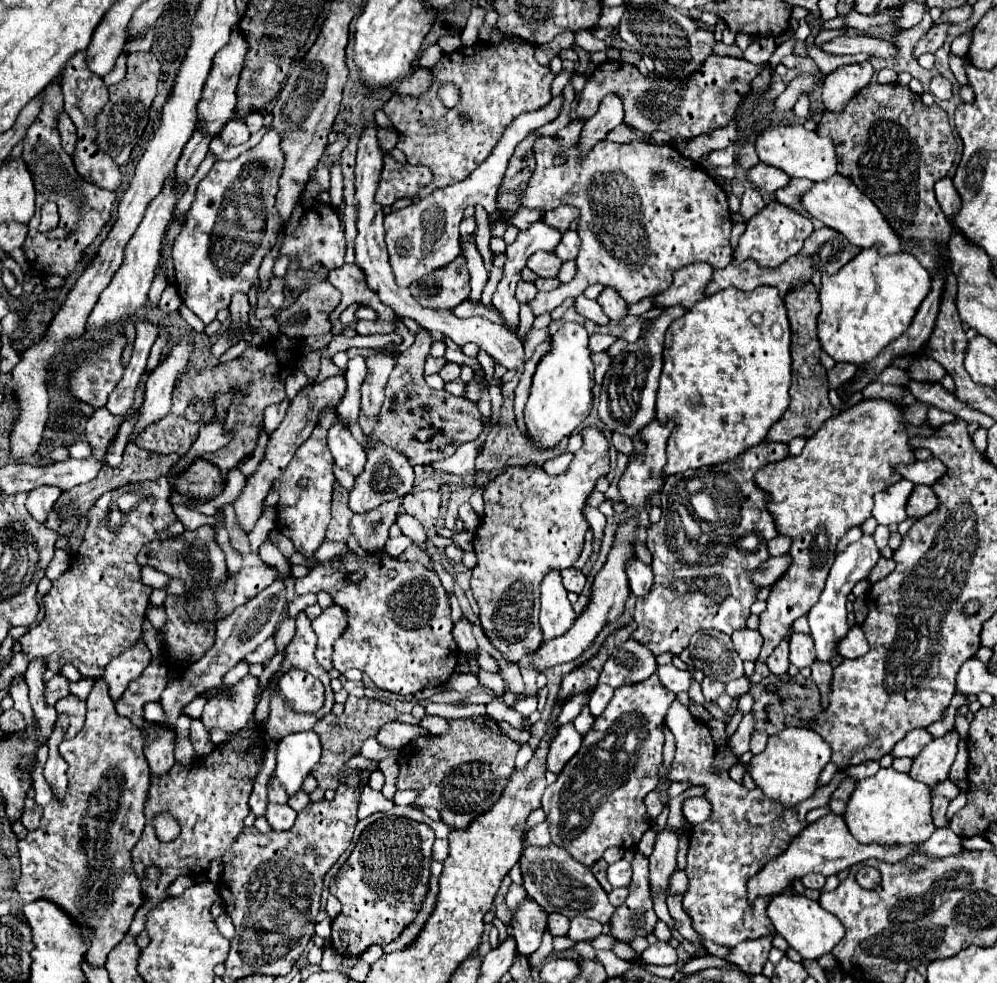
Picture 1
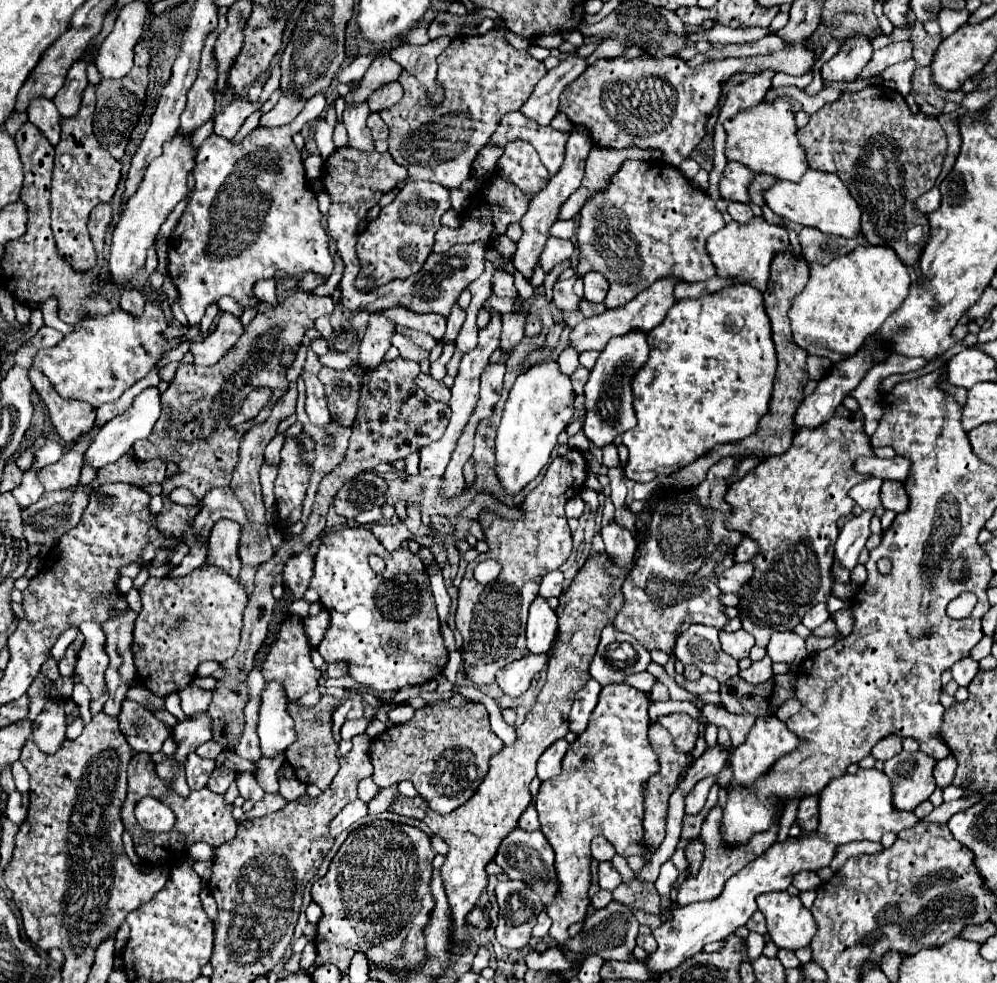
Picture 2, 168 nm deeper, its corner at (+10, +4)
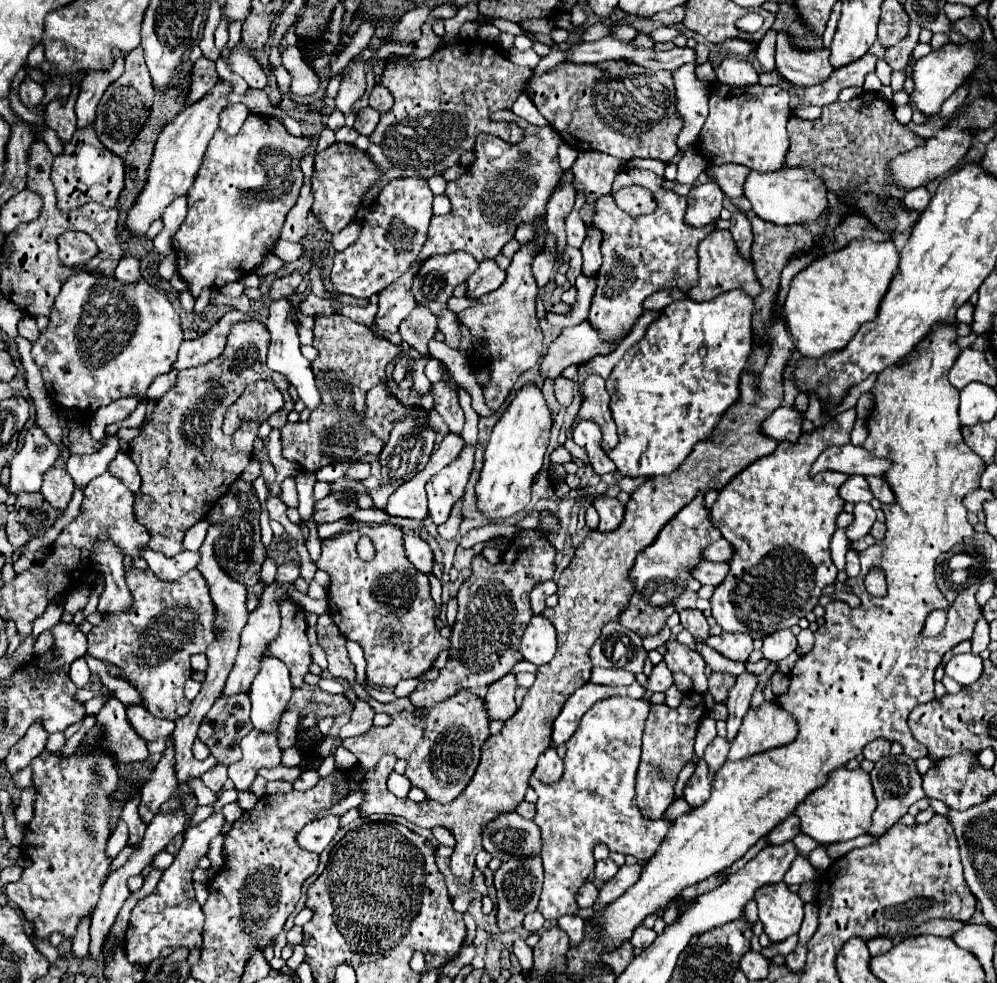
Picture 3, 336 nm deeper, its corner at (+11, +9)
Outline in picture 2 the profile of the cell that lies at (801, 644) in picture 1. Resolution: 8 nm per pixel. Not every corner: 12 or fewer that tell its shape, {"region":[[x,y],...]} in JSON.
{"region":[[793,631],[773,633],[773,661],[797,663],[809,657],[805,639]]}

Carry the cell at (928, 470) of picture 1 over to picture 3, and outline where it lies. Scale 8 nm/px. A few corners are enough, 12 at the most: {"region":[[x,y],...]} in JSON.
{"region":[[862,446],[824,450],[810,468],[846,476],[882,476],[890,460],[870,456]]}

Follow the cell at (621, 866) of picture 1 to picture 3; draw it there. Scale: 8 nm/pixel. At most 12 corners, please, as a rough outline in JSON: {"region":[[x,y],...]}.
{"region":[[610,858],[596,862],[596,878],[606,882],[618,872]]}

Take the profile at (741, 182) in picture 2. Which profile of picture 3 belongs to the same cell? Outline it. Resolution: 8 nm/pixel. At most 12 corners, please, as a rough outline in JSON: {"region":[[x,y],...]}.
{"region":[[708,180],[692,186],[684,222],[708,226],[718,220],[724,194]]}

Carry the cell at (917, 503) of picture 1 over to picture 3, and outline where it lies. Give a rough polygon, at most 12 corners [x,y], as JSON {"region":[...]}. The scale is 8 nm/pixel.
{"region":[[868,476],[874,498],[890,504],[894,494],[884,478]]}

